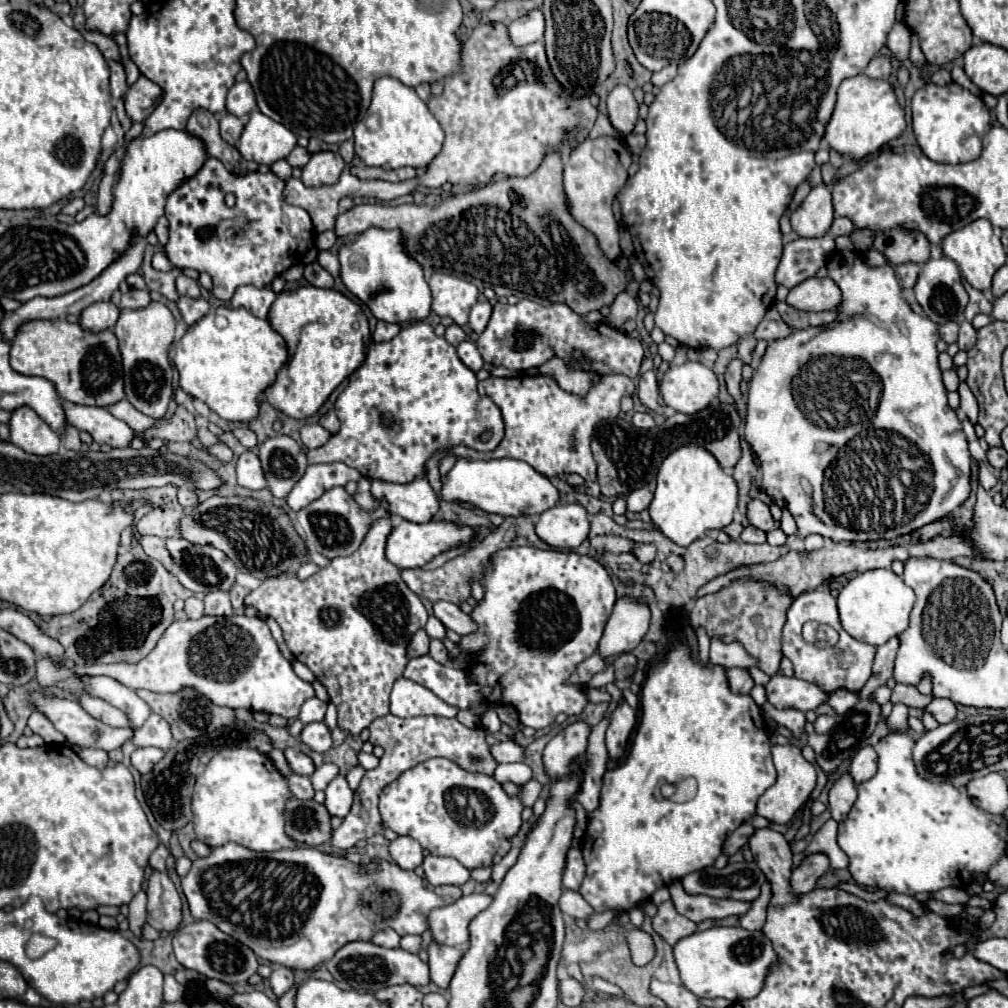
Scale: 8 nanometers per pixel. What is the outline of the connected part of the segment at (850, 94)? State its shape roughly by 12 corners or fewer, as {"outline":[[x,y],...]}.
{"outline":[[889,81],[839,85],[823,139],[857,161],[905,129]]}

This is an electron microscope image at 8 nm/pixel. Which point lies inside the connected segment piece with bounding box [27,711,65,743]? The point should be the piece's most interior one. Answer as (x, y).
(39, 724)

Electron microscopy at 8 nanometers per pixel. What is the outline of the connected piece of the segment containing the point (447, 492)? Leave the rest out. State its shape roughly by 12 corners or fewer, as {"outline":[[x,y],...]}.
{"outline":[[457,459],[441,499],[503,517],[539,515],[561,493],[517,459]]}

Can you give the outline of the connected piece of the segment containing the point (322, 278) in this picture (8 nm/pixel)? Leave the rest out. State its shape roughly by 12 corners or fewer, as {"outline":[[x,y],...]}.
{"outline":[[319,263],[305,267],[305,279],[331,289],[335,279]]}

